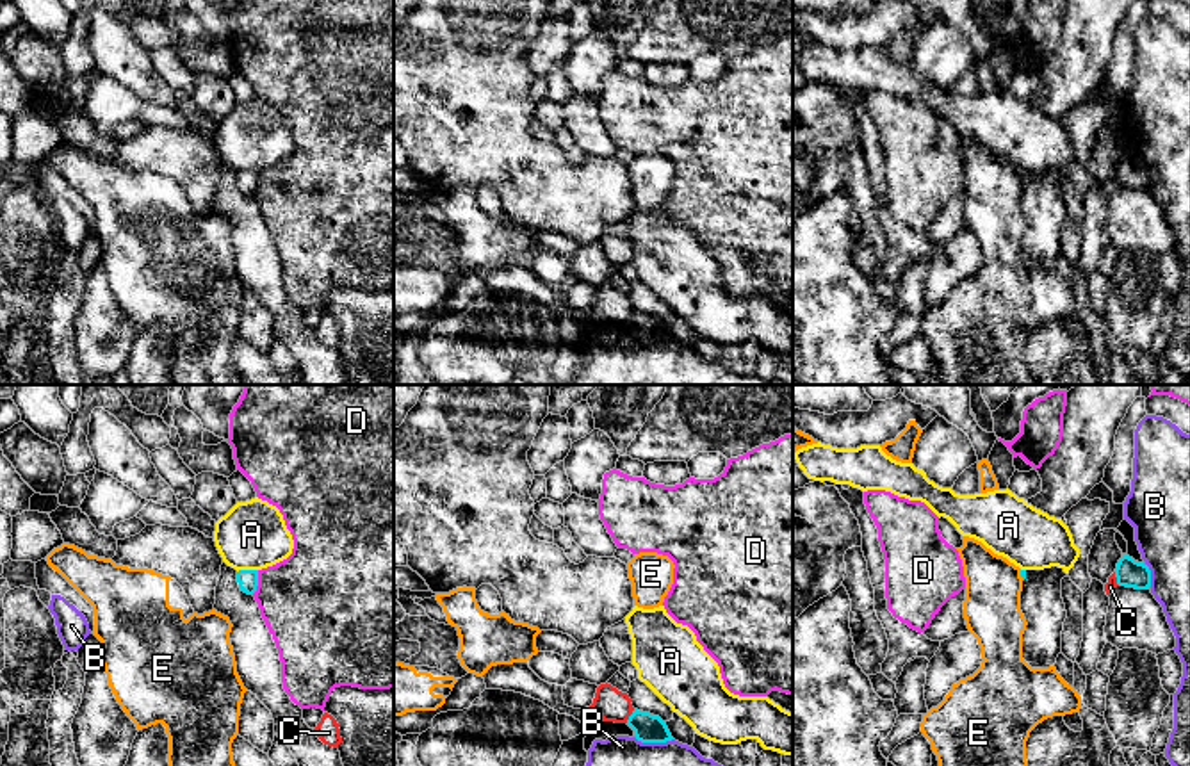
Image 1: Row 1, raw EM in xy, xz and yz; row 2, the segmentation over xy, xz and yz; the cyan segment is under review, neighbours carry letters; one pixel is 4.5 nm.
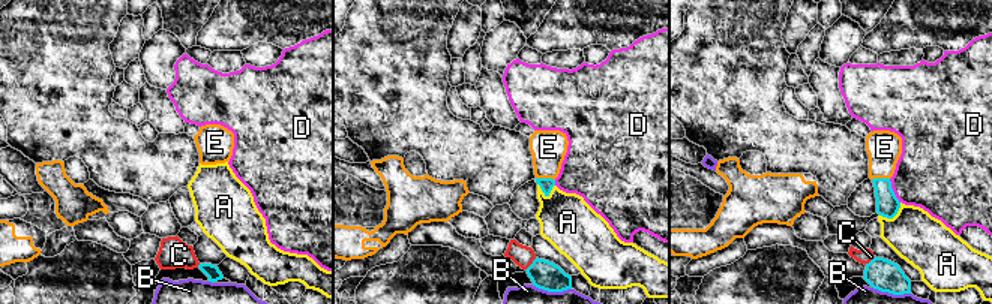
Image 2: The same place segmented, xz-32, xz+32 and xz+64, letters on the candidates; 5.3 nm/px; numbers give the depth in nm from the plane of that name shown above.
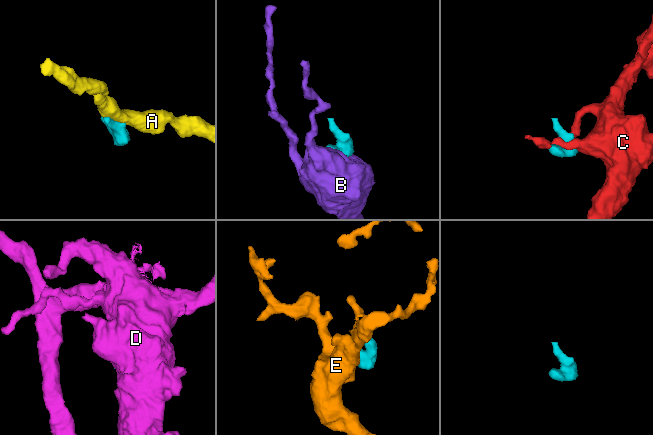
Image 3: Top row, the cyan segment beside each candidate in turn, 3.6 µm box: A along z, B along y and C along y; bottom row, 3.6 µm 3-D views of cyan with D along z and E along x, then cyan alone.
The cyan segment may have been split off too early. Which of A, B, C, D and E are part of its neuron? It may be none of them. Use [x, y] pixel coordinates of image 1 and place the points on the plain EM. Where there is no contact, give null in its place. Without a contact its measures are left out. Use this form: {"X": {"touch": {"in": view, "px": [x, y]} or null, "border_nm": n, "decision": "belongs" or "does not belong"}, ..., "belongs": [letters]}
{"A": {"touch": {"in": "xy", "px": [246, 171]}, "border_nm": 100, "decision": "does not belong"}, "B": {"touch": {"in": "xz", "px": [654, 342]}, "border_nm": 180, "decision": "does not belong"}, "C": {"touch": {"in": "xz", "px": [629, 317]}, "border_nm": 80, "decision": "does not belong"}, "D": {"touch": {"in": "xy", "px": [257, 184]}, "border_nm": 120, "decision": "does not belong"}, "E": {"touch": {"in": "yz", "px": [1021, 177]}, "border_nm": 50, "decision": "belongs"}, "belongs": ["E"]}

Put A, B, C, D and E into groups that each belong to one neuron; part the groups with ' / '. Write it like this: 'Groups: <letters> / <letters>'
Groups: A / B / C / D / E

